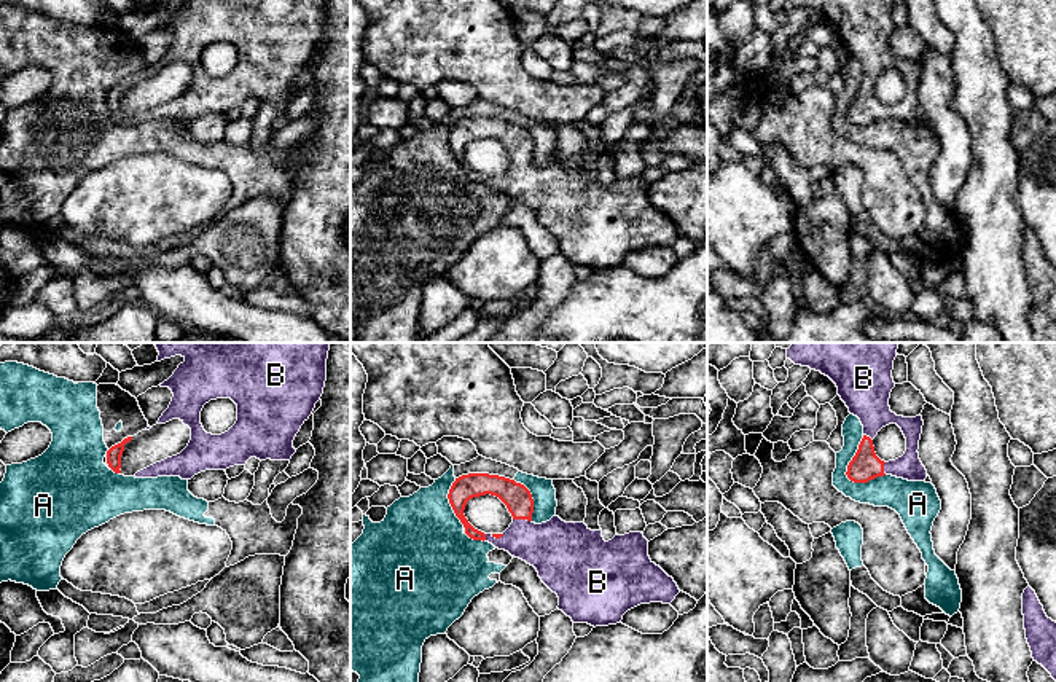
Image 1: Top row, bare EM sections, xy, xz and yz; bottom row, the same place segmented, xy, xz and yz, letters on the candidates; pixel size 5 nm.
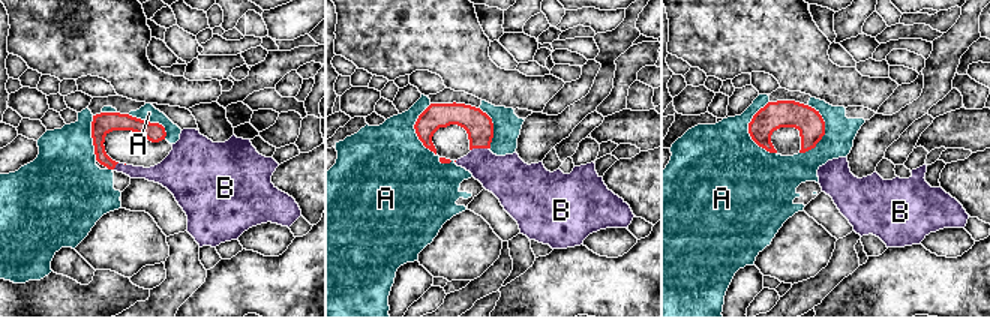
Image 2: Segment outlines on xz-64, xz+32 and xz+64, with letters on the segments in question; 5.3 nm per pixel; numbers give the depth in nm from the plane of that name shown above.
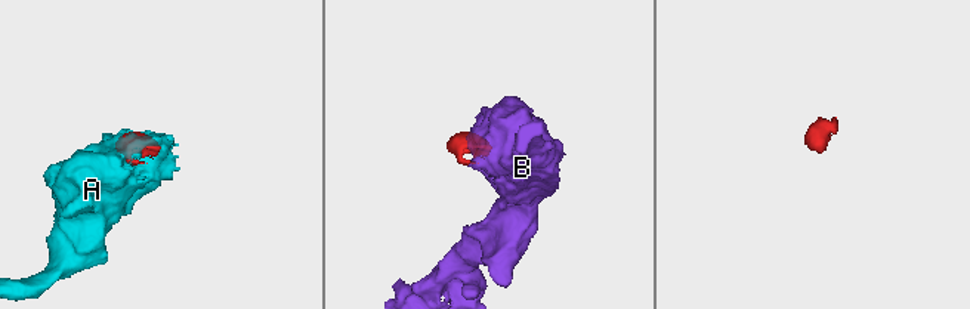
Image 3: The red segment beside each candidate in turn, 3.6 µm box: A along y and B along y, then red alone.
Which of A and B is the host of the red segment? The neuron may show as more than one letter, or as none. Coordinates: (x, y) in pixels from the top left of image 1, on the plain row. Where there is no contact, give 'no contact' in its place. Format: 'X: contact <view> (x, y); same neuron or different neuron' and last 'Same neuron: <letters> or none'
A: contact yz (852, 102); different neuron
B: contact xz (523, 161); same neuron
Same neuron: B

